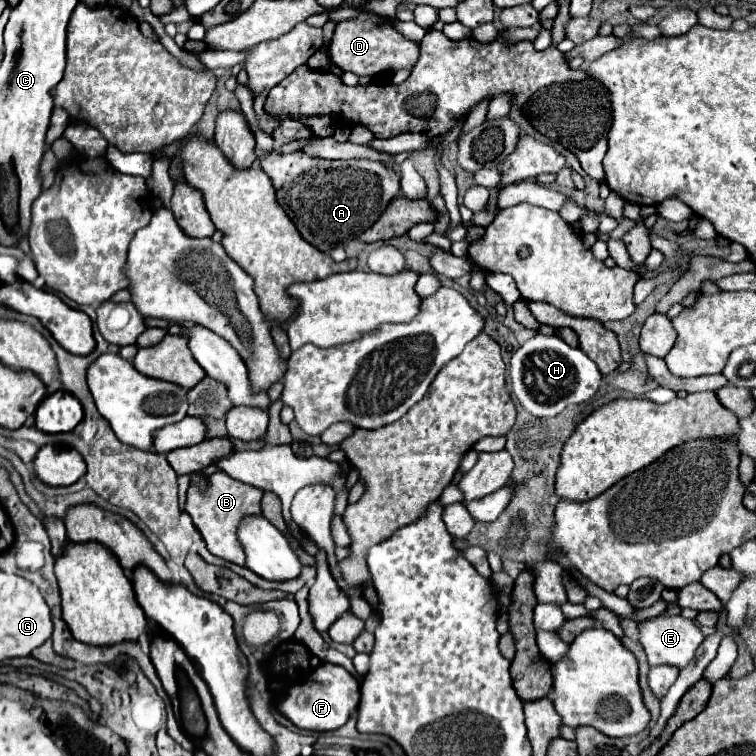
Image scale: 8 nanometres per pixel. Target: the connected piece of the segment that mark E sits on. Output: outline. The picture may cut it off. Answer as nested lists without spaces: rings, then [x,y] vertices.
[[[662,614],[662,616],[658,616],[650,622],[642,622],[638,628],[640,628],[640,644],[644,646],[644,652],[646,652],[646,658],[648,658],[650,666],[670,664],[670,666],[676,666],[678,670],[682,670],[692,662],[698,646],[704,640],[704,634],[696,626],[696,622],[688,620],[688,618],[682,618],[682,616]]]

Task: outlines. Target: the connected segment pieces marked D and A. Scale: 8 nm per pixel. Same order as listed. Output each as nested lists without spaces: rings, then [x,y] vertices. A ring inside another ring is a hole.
[[[360,14],[360,18],[336,24],[332,42],[328,46],[328,60],[344,72],[354,72],[356,76],[376,76],[380,72],[412,70],[420,56],[420,46],[410,42],[400,32],[396,32],[386,18],[376,14]]]
[[[258,148],[256,156],[262,170],[272,180],[278,204],[294,222],[302,238],[324,252],[326,246],[356,240],[376,222],[400,190],[400,176],[378,162],[324,160],[302,152],[278,154],[276,150],[264,154]]]

